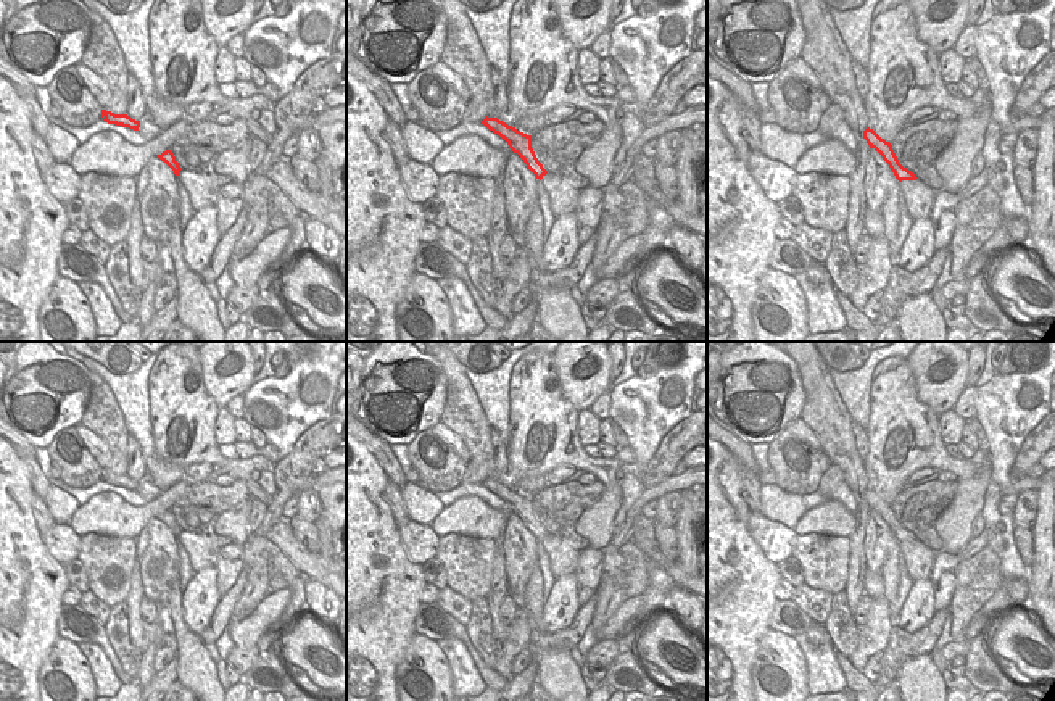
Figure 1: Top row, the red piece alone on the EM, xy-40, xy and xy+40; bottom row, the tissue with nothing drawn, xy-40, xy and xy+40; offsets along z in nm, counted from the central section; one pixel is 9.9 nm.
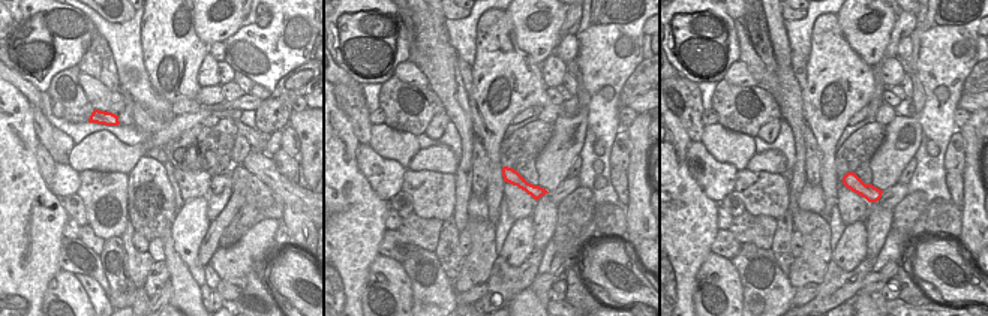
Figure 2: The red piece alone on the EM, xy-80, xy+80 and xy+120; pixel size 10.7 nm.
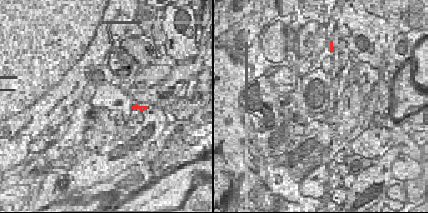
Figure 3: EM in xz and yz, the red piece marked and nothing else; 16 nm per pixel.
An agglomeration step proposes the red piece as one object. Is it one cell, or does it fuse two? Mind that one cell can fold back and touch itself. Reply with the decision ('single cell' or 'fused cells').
single cell

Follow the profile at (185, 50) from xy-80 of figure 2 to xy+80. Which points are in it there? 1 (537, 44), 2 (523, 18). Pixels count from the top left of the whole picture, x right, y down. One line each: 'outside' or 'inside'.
1: outside
2: outside

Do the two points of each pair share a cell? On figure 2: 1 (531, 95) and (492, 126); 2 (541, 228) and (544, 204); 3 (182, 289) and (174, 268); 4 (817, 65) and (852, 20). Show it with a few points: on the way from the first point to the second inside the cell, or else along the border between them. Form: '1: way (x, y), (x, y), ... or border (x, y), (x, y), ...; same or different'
1: way (522, 99), (501, 117); same
2: way (544, 222), (544, 210); same
3: way (182, 285), (179, 273); same
4: border (835, 15), (849, 47), (862, 62); different

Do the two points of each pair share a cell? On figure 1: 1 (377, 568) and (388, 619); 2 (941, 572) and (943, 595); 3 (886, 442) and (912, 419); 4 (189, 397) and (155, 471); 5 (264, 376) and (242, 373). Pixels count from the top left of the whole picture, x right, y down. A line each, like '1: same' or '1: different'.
1: same
2: same
3: same
4: different
5: different

